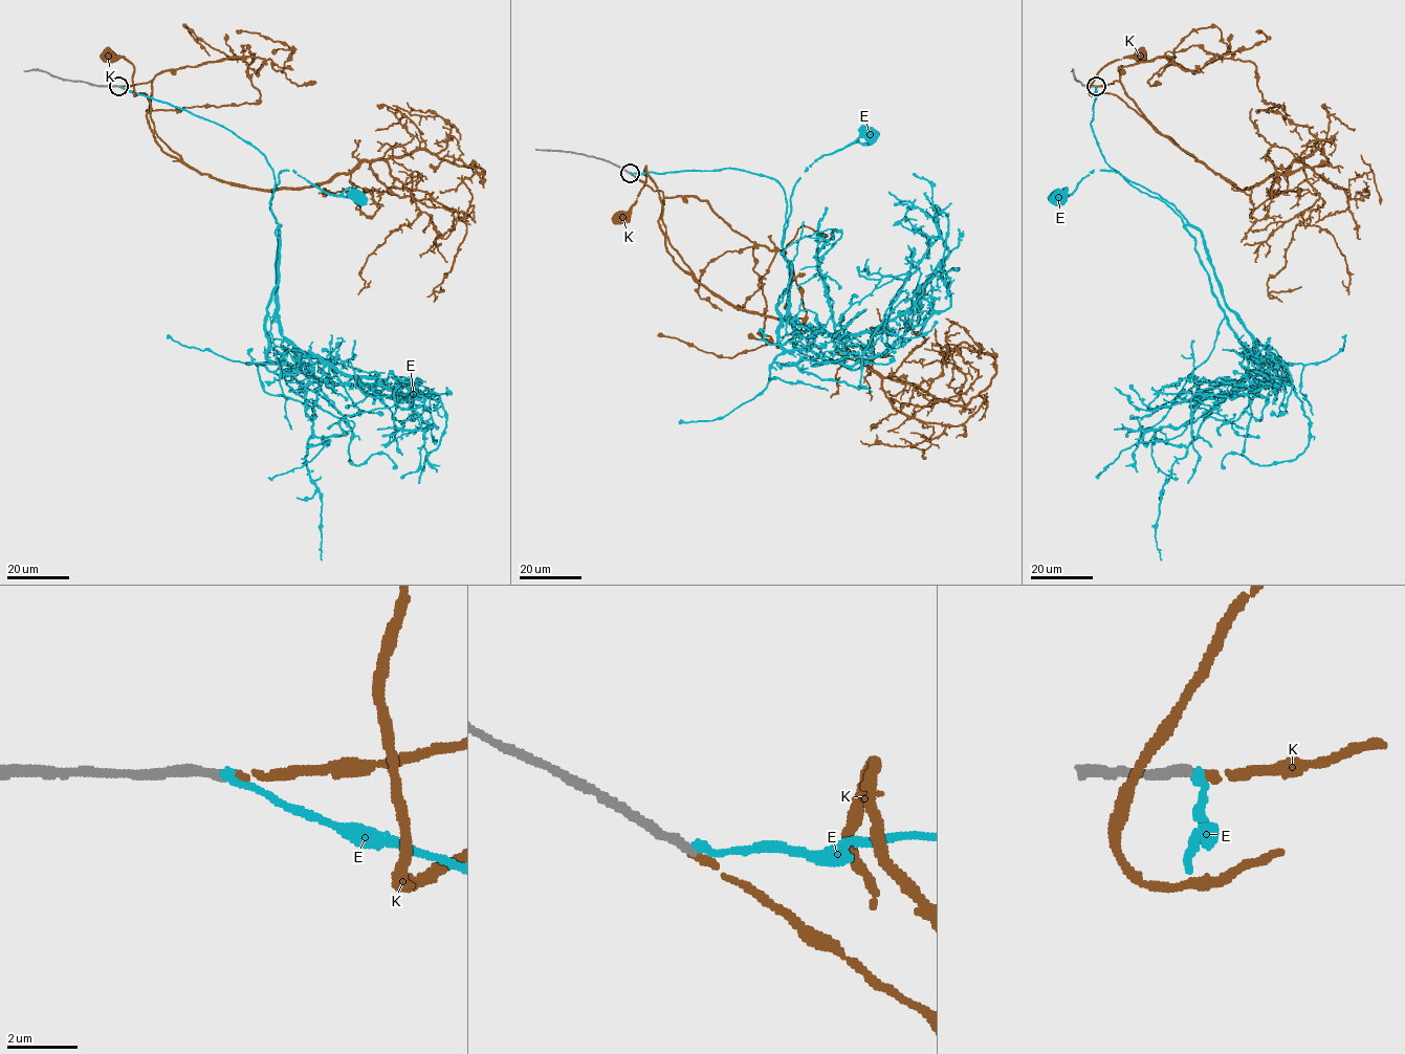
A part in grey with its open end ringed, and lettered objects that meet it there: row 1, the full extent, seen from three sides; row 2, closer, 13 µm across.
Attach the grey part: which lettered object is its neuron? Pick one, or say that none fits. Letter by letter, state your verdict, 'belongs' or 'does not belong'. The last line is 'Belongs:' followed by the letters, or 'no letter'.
E: does not belong
K: belongs
Belongs: K

